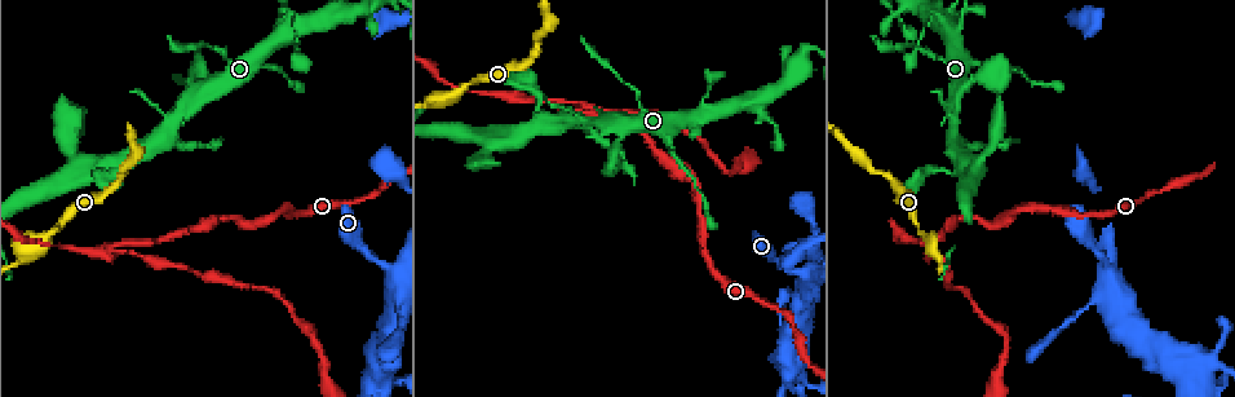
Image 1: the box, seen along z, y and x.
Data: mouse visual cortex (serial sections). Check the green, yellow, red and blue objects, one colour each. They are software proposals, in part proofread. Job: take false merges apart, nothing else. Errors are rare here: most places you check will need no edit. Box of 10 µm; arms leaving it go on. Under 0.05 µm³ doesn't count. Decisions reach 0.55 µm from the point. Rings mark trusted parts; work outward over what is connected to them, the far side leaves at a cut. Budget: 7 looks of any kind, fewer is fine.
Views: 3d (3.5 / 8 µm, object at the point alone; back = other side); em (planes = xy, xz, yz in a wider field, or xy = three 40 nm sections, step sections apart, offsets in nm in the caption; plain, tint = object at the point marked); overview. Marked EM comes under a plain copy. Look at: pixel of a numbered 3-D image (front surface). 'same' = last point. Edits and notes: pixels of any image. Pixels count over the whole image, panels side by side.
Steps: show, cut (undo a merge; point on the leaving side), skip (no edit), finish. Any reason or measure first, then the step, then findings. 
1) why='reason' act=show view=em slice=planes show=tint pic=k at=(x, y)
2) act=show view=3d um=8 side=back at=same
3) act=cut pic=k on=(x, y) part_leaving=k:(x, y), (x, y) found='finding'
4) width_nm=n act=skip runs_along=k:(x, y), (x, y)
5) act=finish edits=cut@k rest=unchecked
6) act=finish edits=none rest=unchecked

why='a fork' act=show view=3d um=3.5 side=back pic=1 at=(116, 244)

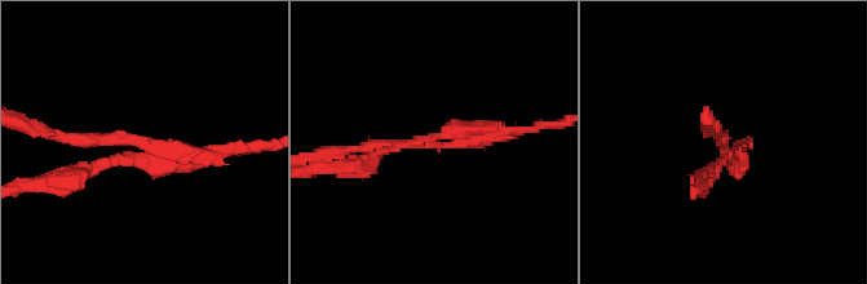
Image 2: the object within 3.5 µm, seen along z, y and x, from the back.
arms=3 arm_widths_nm=150,150,200 act=show view=em slice=xy step=5 show=tint pic=2 at=(141, 139)

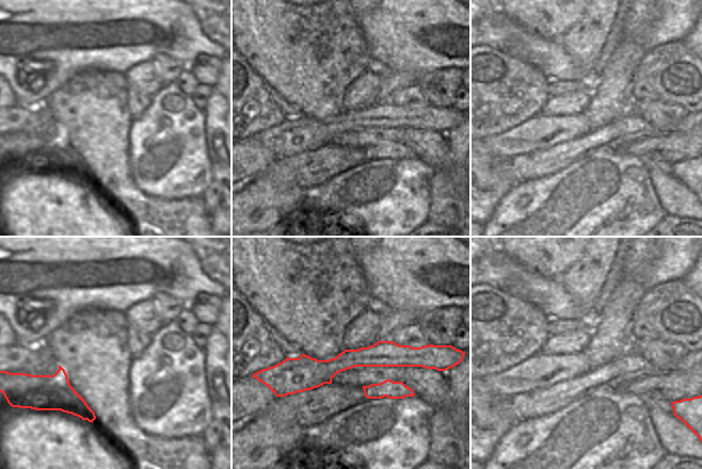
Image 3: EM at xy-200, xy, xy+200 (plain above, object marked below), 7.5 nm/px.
act=cut pic=2 on=(109, 162) part_leaving=2:(150, 156), (35, 185) found='a second cell is stuck on'

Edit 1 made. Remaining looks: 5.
why='redraw' act=show view=overview

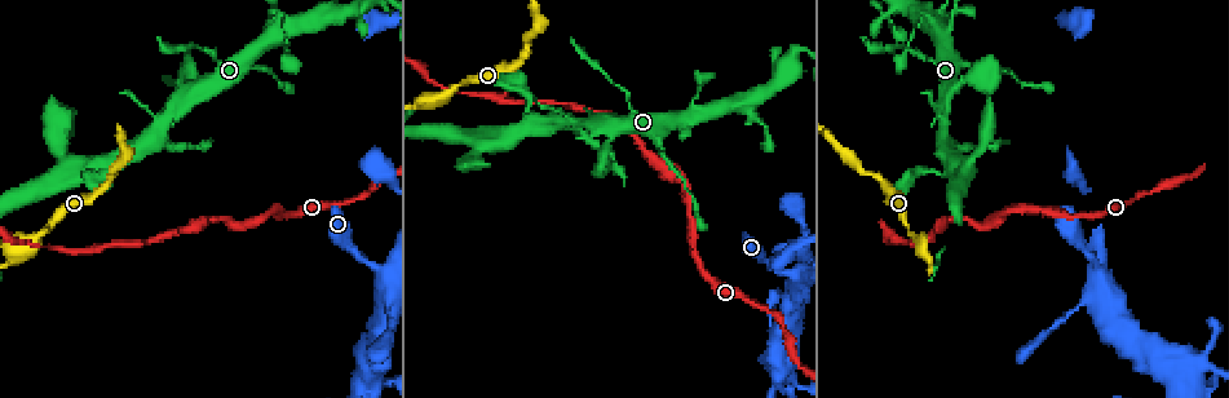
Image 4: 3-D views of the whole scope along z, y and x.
why='sharp bend' act=show view=3d um=3.5 pic=4 at=(1192, 384)

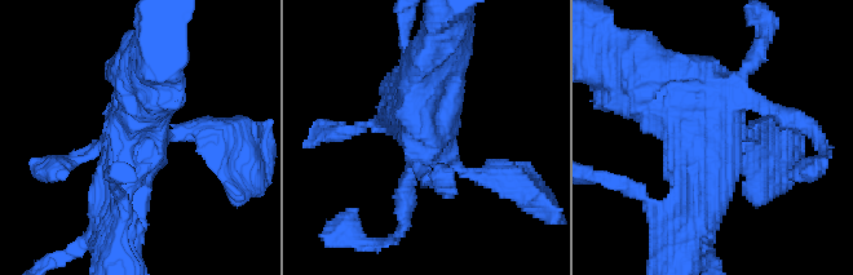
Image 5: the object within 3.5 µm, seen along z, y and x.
act=skip found='continuous, no second cell'

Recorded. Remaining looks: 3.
why='abrupt turn' act=show view=3d um=8 pic=4 at=(939, 31)

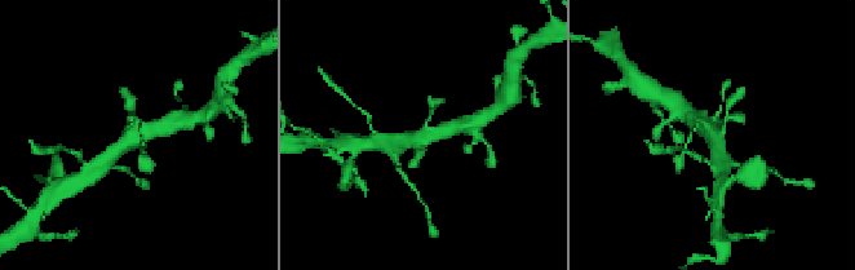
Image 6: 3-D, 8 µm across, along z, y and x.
act=show view=em slice=xy step=2 show=tint at=same

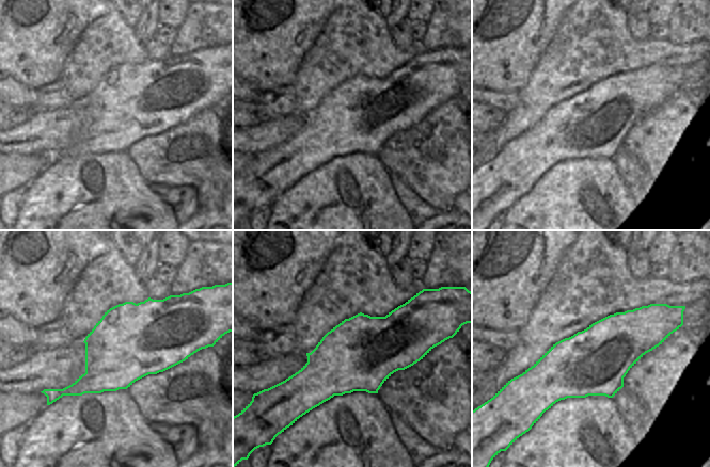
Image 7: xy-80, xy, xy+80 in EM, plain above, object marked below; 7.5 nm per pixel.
act=skip runs_along=6:(111, 155), (123, 142), (173, 122) found='one cell here'

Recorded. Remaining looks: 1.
act=finish edits=cut@2 rest=unchecked

